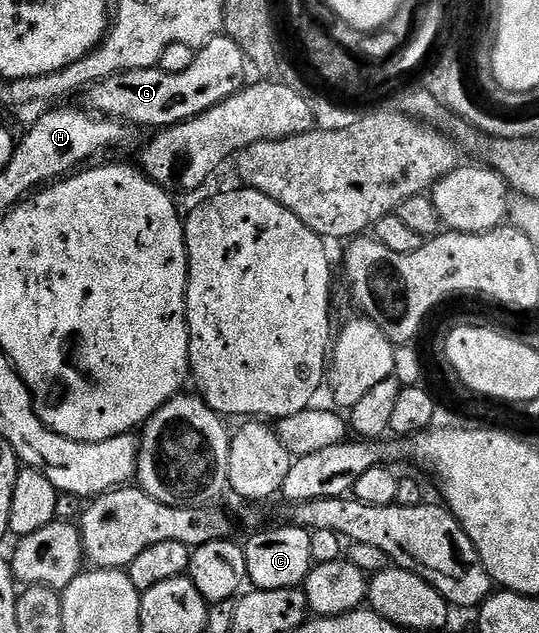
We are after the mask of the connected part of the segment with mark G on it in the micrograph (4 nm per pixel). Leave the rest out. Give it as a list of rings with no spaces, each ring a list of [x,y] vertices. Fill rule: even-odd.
[[[219,35],[209,38],[195,52],[192,67],[184,71],[169,73],[157,67],[139,67],[97,81],[85,90],[85,108],[130,127],[147,125],[150,131],[157,131],[204,115],[216,103],[239,93],[248,81],[246,69],[248,62],[242,48],[231,37]]]

